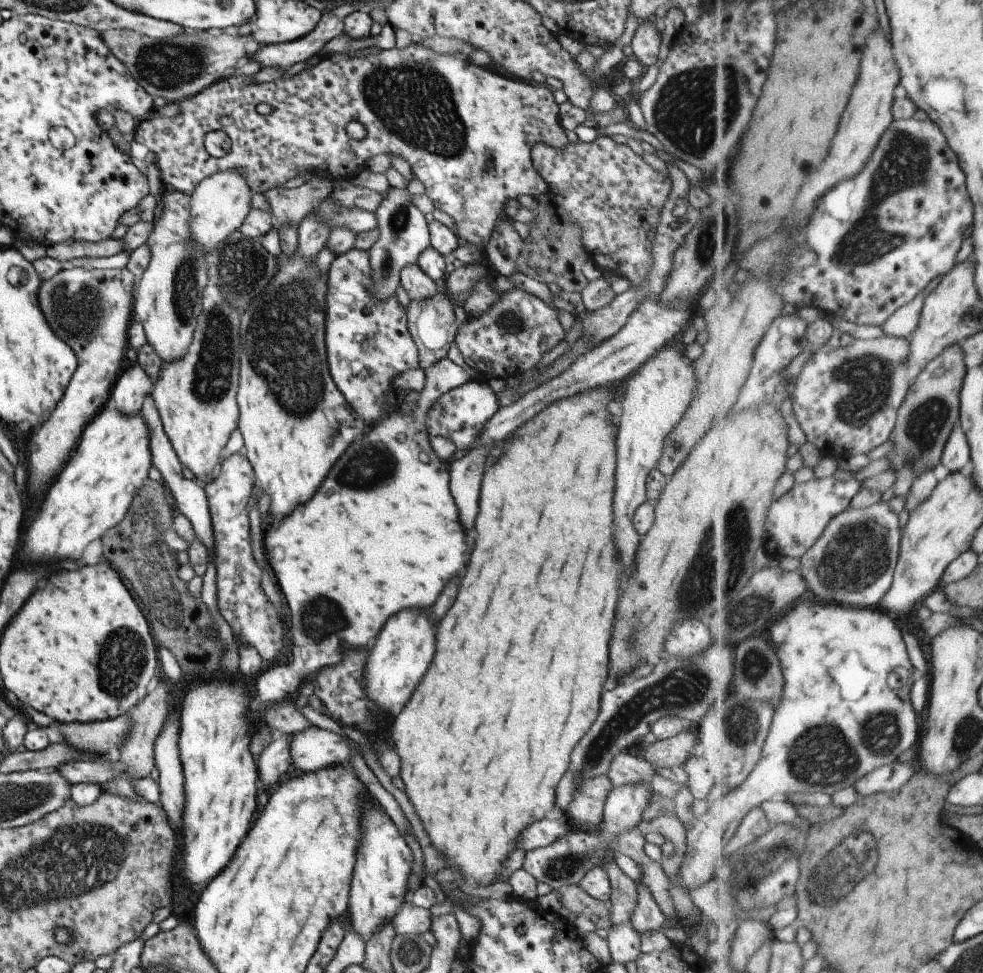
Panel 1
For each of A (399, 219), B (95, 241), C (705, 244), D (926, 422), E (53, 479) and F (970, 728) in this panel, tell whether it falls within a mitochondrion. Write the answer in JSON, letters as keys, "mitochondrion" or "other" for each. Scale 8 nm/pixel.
{"A":"mitochondrion","B":"other","C":"mitochondrion","D":"mitochondrion","E":"other","F":"mitochondrion"}

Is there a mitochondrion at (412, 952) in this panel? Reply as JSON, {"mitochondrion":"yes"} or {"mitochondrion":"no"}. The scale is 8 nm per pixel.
{"mitochondrion":"yes"}

